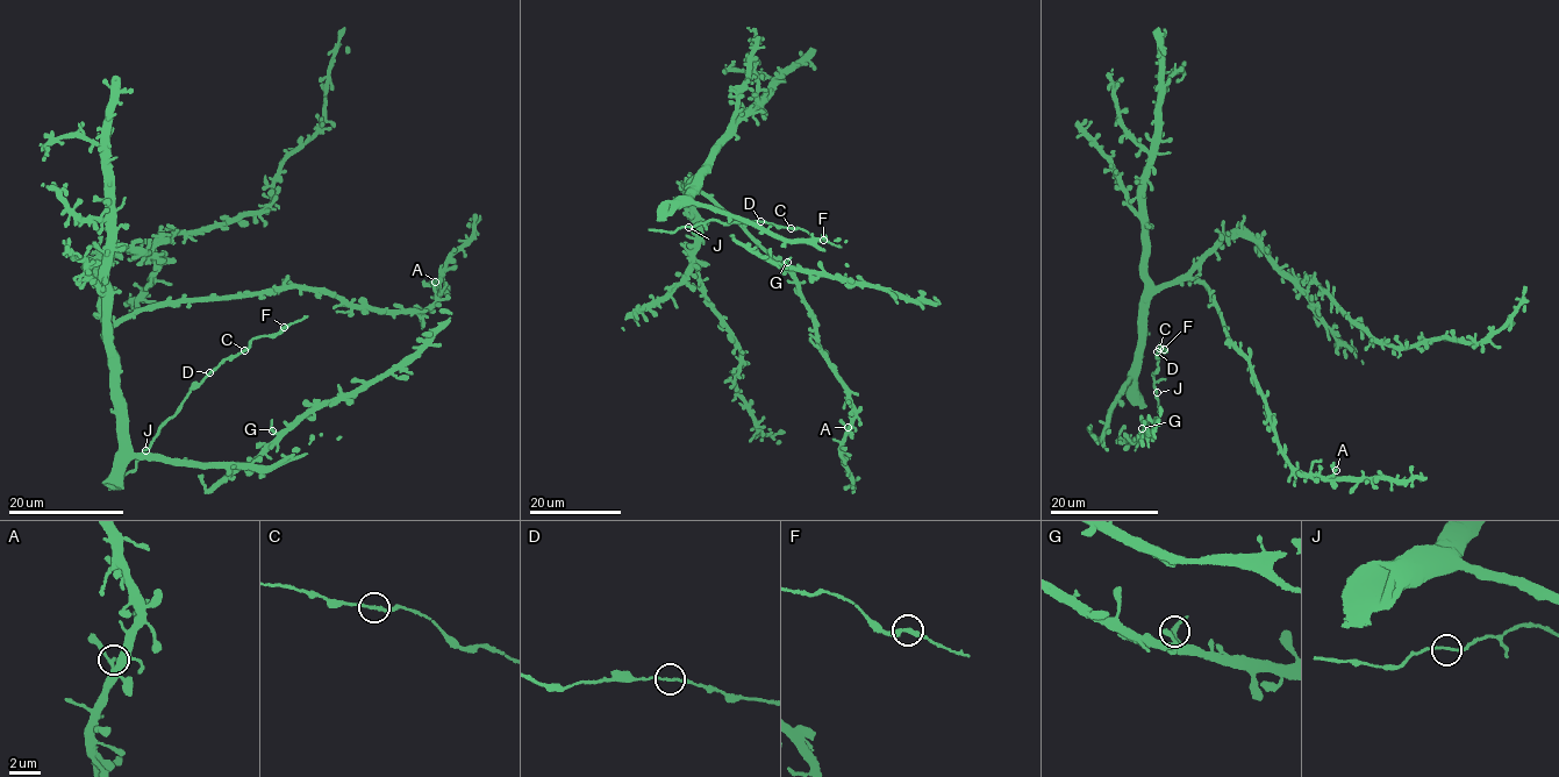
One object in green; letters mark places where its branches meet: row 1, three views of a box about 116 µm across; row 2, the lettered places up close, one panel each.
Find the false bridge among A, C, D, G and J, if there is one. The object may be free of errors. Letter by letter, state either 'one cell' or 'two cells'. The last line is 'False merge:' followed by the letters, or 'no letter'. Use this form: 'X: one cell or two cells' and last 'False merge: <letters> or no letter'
A: one cell
C: one cell
D: one cell
G: one cell
J: one cell
False merge: no letter

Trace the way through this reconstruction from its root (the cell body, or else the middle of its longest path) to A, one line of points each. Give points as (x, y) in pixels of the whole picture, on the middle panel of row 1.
A: (694, 178), (695, 187), (743, 226), (796, 282), (820, 346), (852, 406), (855, 418), (848, 427)

